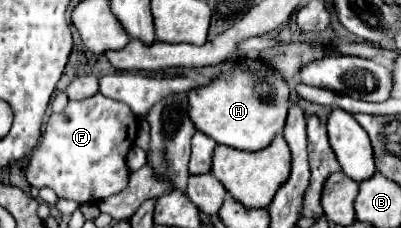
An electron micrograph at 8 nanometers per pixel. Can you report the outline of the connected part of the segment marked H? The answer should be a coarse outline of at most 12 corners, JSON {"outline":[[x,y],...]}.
{"outline":[[241,60],[187,94],[197,130],[261,150],[283,130],[287,80]]}

